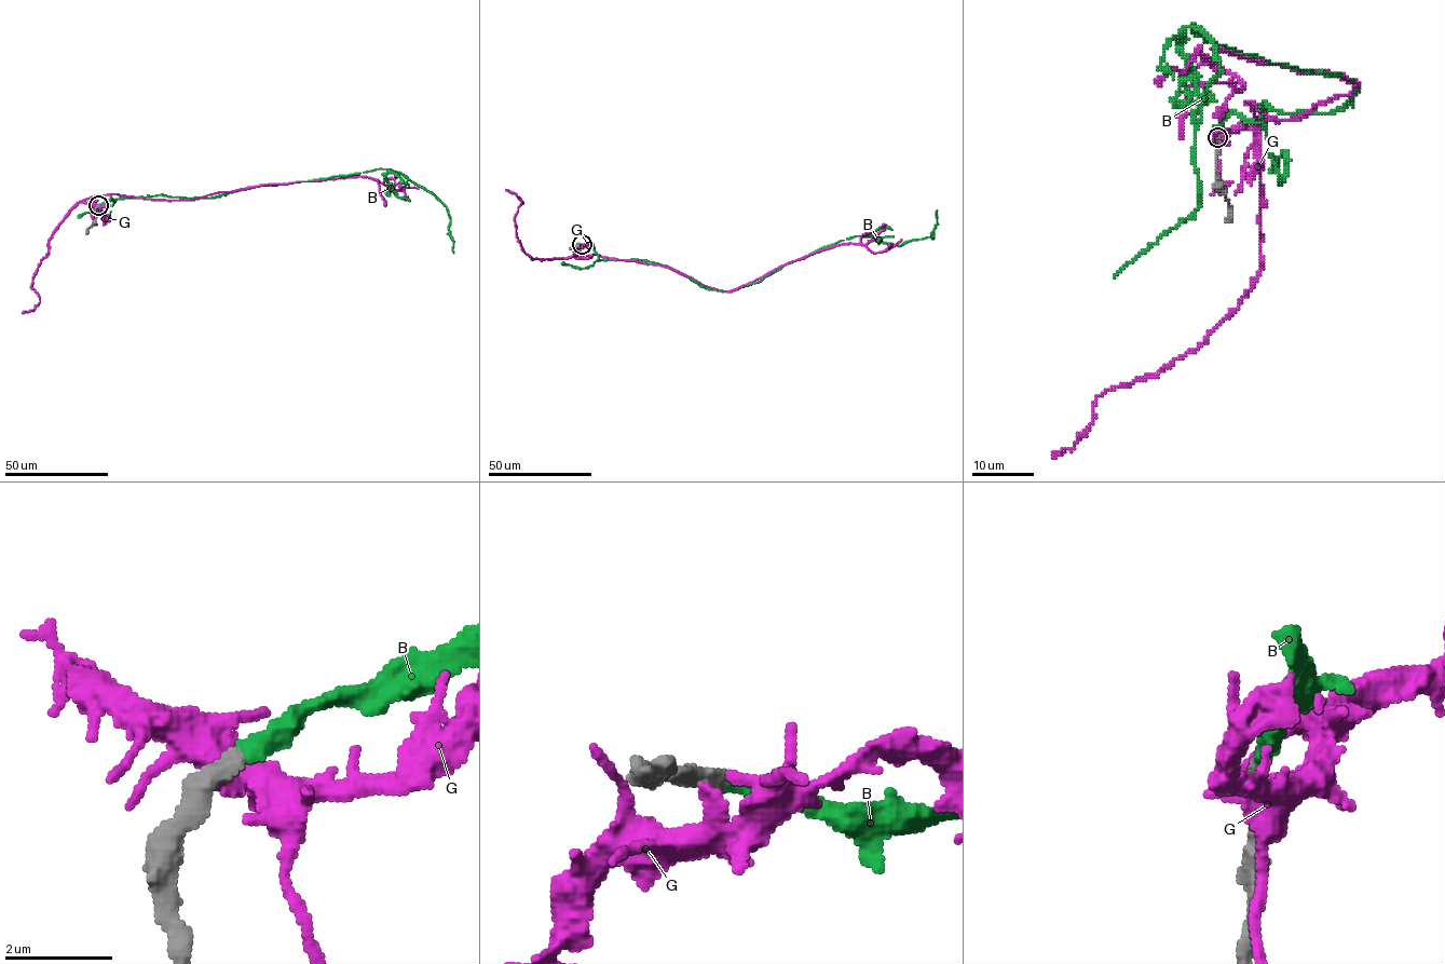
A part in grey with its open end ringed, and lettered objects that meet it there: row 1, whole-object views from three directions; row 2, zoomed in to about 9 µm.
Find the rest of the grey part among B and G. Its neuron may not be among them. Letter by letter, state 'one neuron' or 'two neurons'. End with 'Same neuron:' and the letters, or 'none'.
B: one neuron
G: two neurons
Same neuron: B

